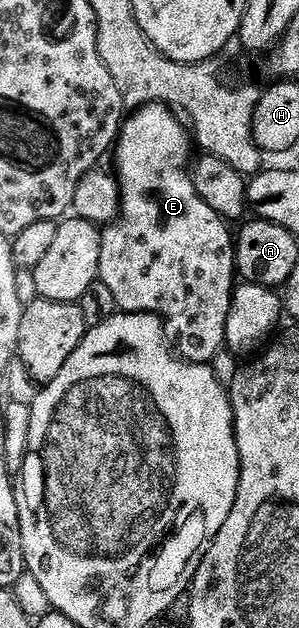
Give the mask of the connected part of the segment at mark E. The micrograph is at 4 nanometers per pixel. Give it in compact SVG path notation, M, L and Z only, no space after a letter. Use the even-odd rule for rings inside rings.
M141 105L123 120L116 142L121 212L101 230L96 277L112 291L121 312L154 313L162 317L171 330L174 328L194 340L195 362L210 363L218 352L223 352L226 343L230 299L236 288L235 238L232 231L230 235L231 226L196 191L190 170L190 145L191 130L168 105Z

